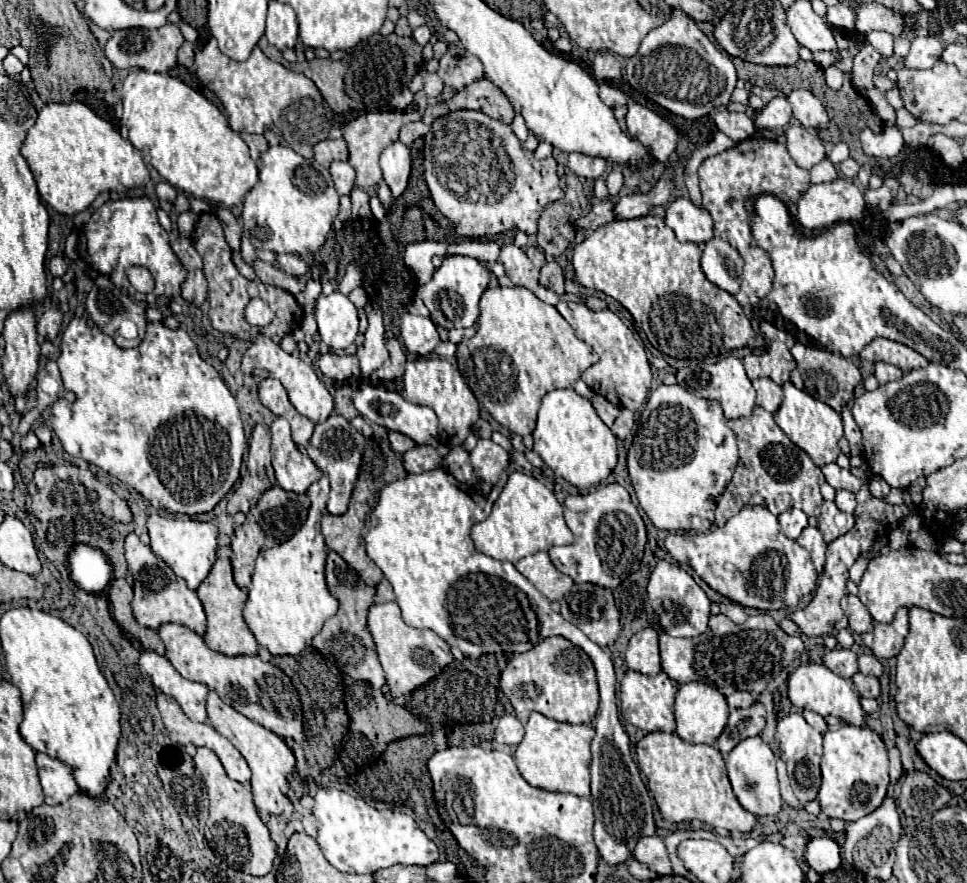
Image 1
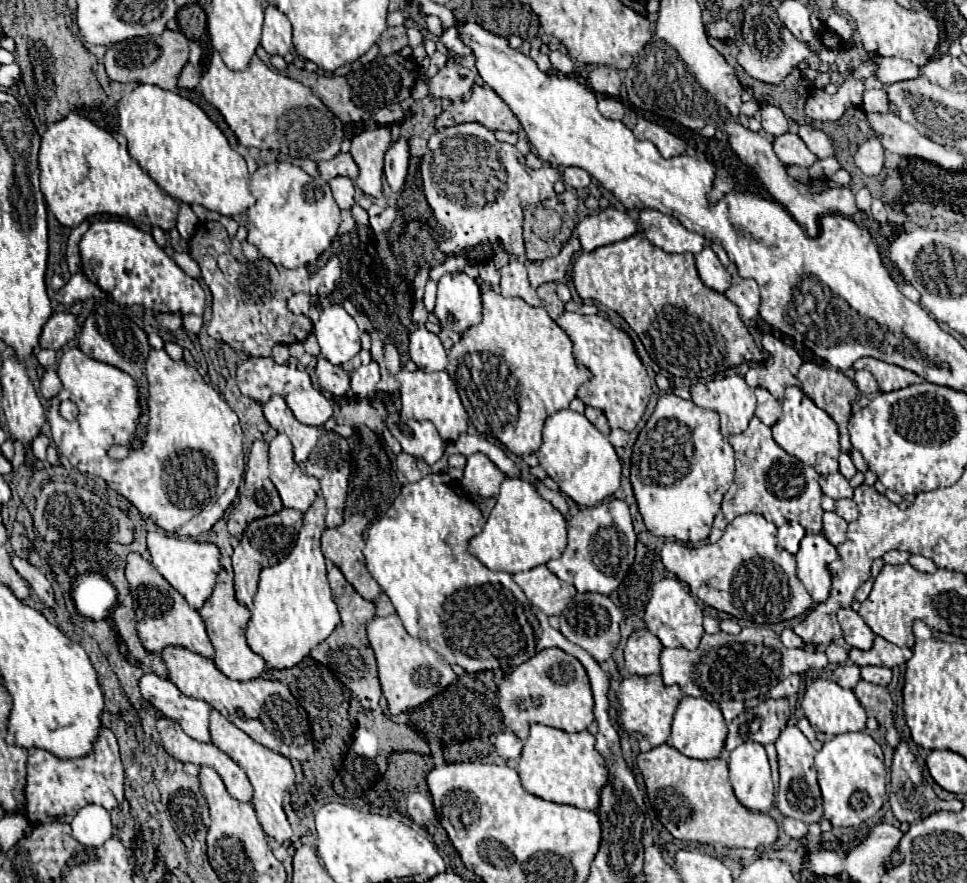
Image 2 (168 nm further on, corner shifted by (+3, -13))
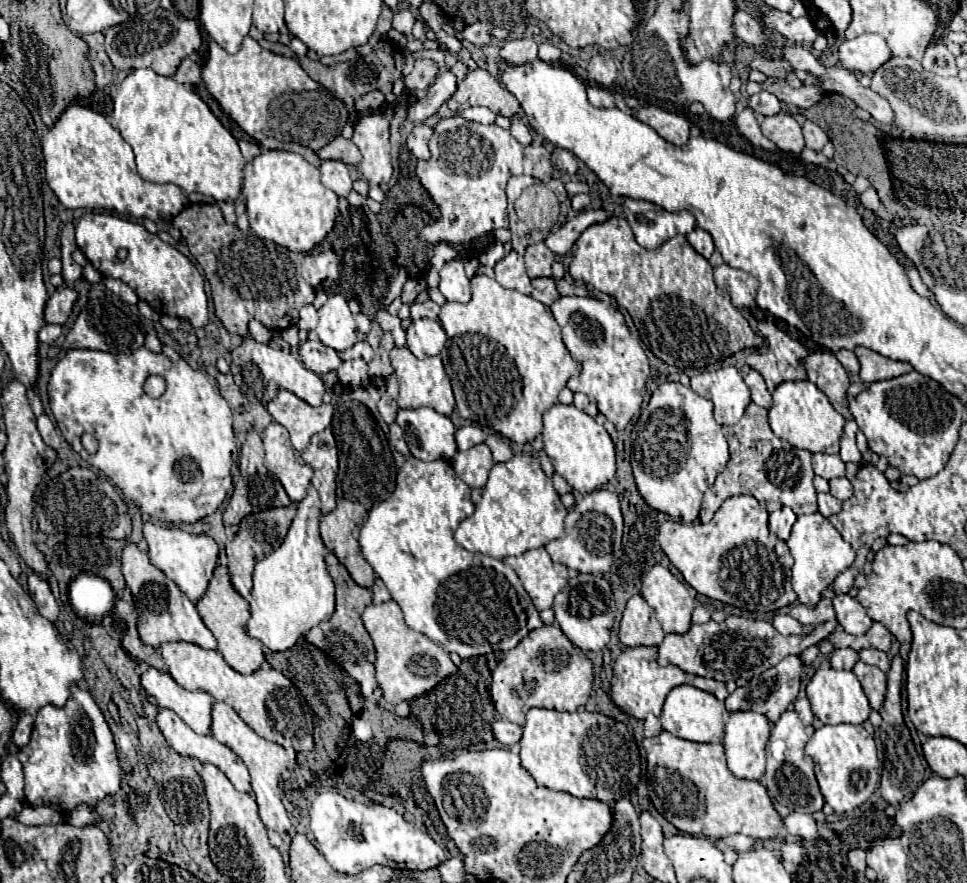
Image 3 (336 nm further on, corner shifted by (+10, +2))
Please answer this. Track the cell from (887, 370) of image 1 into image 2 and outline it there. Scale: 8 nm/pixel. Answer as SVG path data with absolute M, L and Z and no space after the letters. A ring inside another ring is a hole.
M856 371L856 377L854 377L854 383L858 385L858 389L866 395L874 395L874 393L880 393L880 387L878 387L878 381L874 379L874 375L870 375L870 371Z

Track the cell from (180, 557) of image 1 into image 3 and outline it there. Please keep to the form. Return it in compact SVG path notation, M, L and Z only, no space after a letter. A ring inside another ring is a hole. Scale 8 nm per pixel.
M147 522L143 526L143 538L149 544L149 556L151 562L167 576L171 578L181 592L187 594L187 598L195 604L207 590L209 580L213 576L213 570L217 566L217 544L207 534L187 534L179 528L167 528L159 524Z

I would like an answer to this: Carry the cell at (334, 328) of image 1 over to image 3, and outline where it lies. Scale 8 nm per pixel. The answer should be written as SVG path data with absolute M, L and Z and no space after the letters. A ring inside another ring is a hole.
M341 294L331 296L327 304L319 310L317 336L325 346L337 352L347 350L357 342L359 336L357 336L355 316L351 314L347 300Z

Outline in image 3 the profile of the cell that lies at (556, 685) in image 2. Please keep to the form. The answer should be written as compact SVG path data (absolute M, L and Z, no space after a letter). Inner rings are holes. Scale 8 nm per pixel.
M559 624L551 626L541 626L537 630L531 630L507 656L497 664L497 668L492 671L491 698L497 712L523 726L525 724L525 714L529 708L555 708L559 712L575 712L579 706L585 706L589 696L591 696L591 686L593 686L593 662L585 656L583 650L579 650L575 644L567 640Z

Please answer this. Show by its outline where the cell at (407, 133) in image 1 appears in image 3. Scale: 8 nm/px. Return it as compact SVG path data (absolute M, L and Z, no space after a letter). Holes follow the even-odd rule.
M417 124L409 136L407 136L407 148L411 150L411 154L417 160L429 160L431 158L431 150L429 150L429 140L433 136L433 128L425 126L425 124Z

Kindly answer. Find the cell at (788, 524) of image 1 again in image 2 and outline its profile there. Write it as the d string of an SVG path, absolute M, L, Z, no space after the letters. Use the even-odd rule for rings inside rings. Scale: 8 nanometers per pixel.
M786 523L778 529L778 547L796 553L802 537L804 537L804 529L798 523Z

